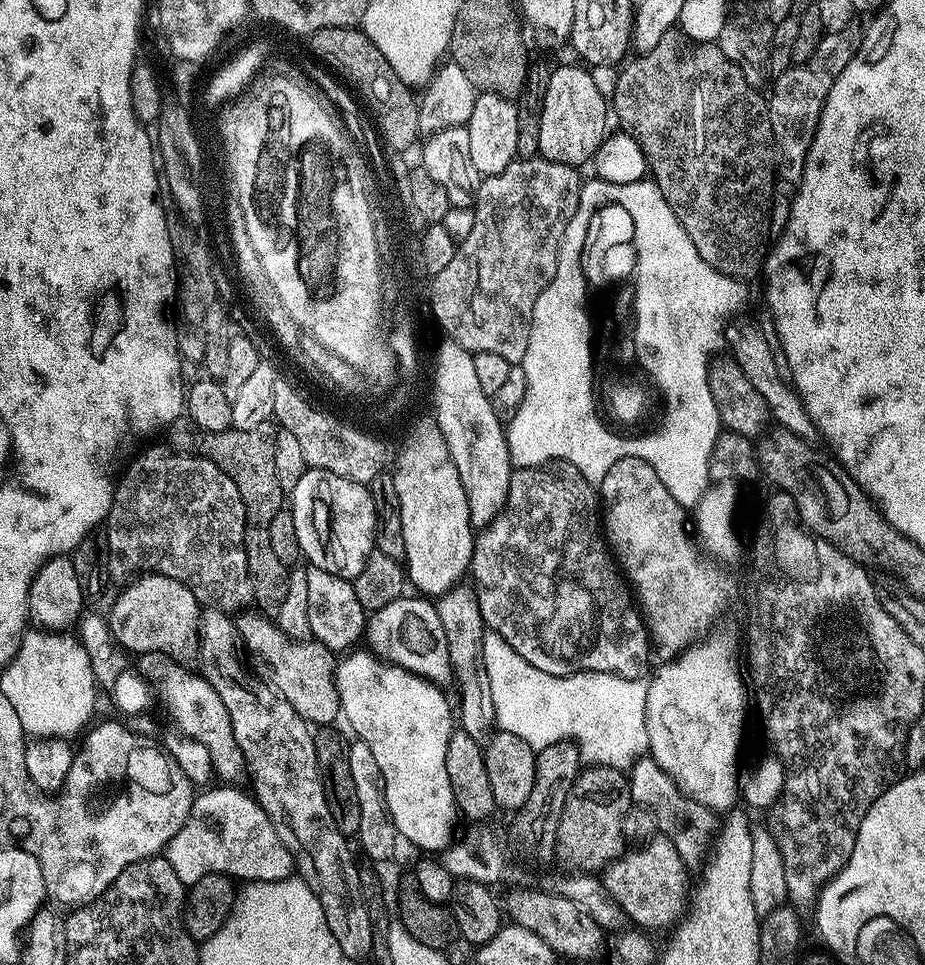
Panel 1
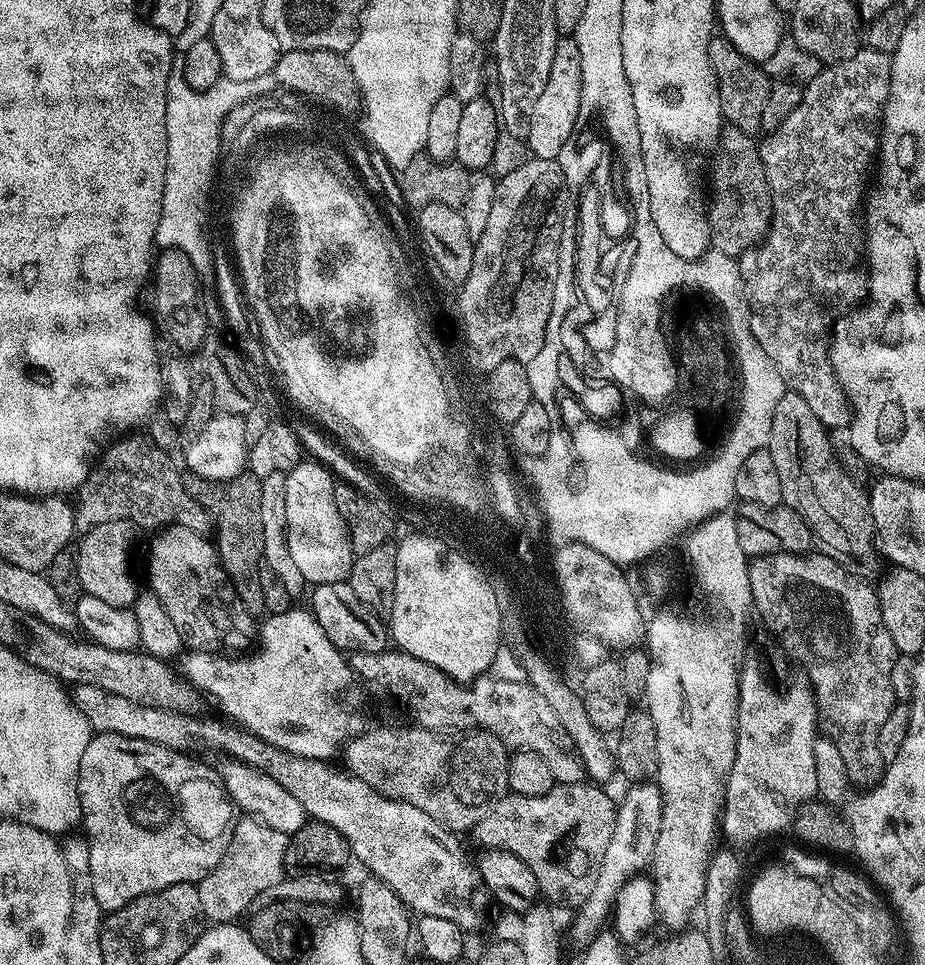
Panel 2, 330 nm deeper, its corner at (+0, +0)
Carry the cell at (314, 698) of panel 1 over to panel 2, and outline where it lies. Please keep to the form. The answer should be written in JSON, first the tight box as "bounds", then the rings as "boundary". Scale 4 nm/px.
{"bounds":[148,524,258,654],"boundary":[[[173,524],[155,533],[156,541],[152,544],[152,553],[148,556],[148,576],[152,579],[151,591],[162,602],[170,622],[178,626],[178,634],[184,637],[185,645],[204,654],[224,654],[227,648],[244,648],[253,642],[258,628],[253,617],[248,615],[238,594],[229,580],[224,563],[220,561],[217,545],[207,535]]]}

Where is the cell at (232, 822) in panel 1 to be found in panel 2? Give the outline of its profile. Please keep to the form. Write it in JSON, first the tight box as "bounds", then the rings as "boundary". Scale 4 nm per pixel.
{"bounds":[196,818,289,924],"boundary":[[[240,818],[230,838],[230,846],[226,846],[226,854],[222,854],[222,862],[206,874],[196,884],[198,898],[202,898],[202,910],[205,921],[212,924],[230,924],[239,921],[240,915],[247,913],[250,902],[262,890],[269,889],[286,876],[286,850],[289,833],[279,832],[270,826],[261,824],[256,818]]]}

